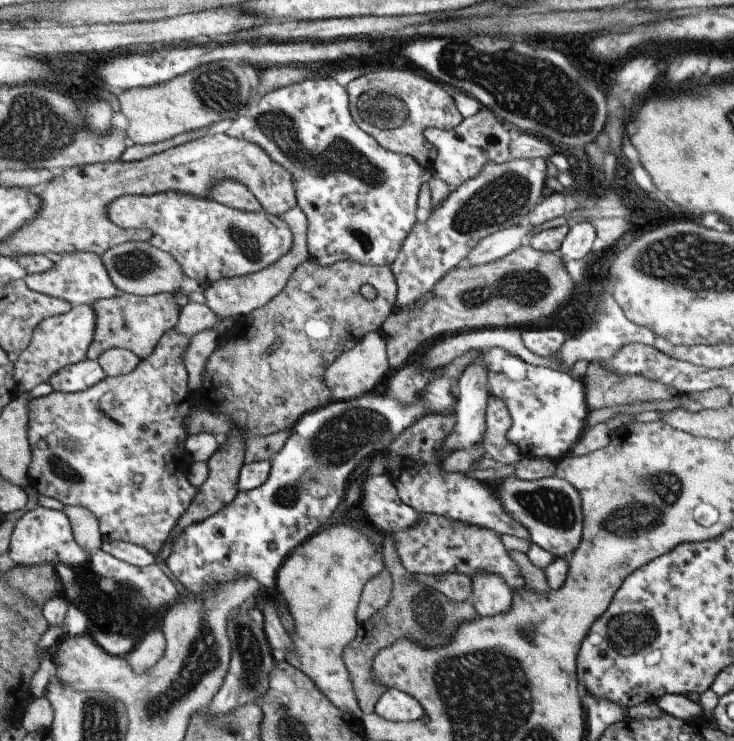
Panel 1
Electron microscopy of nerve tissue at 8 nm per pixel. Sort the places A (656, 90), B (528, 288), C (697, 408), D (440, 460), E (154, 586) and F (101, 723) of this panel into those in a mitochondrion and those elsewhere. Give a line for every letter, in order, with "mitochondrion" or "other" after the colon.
A: other
B: mitochondrion
C: other
D: other
E: other
F: mitochondrion

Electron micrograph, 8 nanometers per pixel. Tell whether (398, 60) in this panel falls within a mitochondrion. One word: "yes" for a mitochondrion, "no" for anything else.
no

